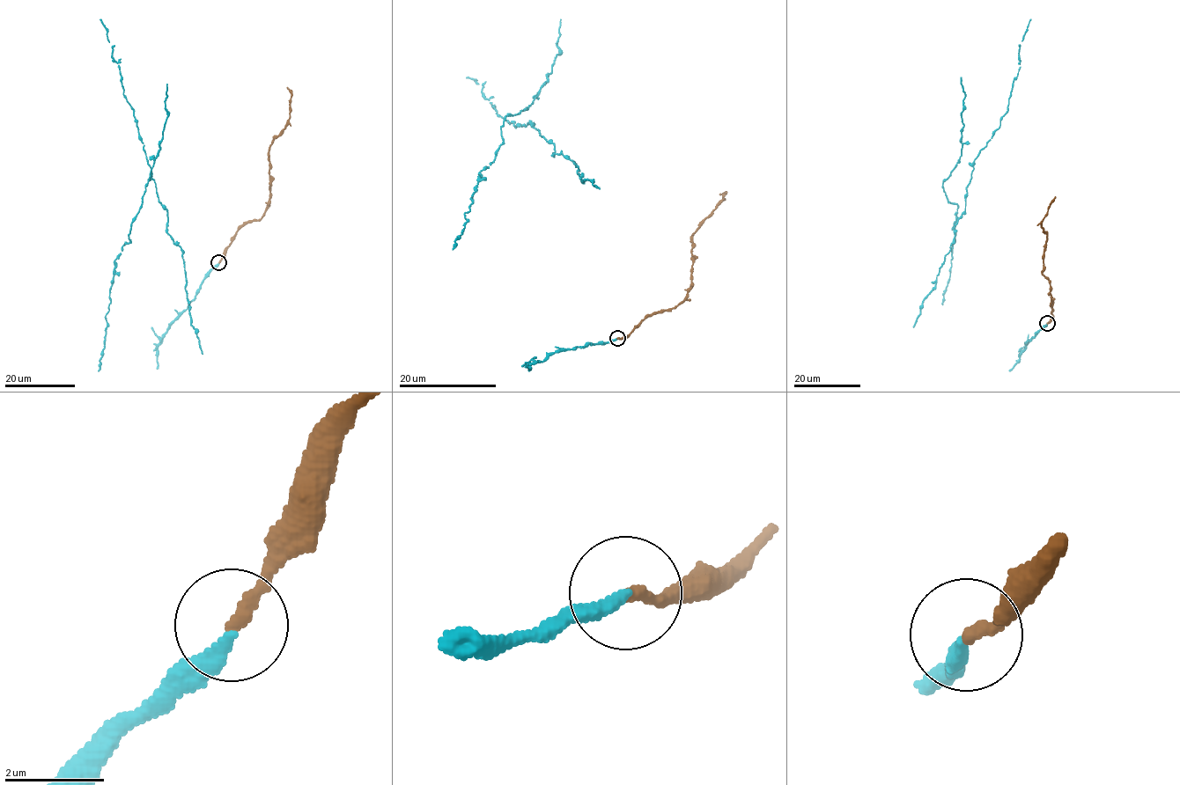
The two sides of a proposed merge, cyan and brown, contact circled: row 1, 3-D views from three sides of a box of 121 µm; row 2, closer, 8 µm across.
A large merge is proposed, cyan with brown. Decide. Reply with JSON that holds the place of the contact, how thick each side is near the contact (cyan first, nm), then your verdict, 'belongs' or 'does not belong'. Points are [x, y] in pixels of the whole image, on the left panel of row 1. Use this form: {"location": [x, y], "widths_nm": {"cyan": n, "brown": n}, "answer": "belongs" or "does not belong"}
{"location": [218, 262], "widths_nm": {"cyan": 240, "brown": 260}, "answer": "belongs"}

